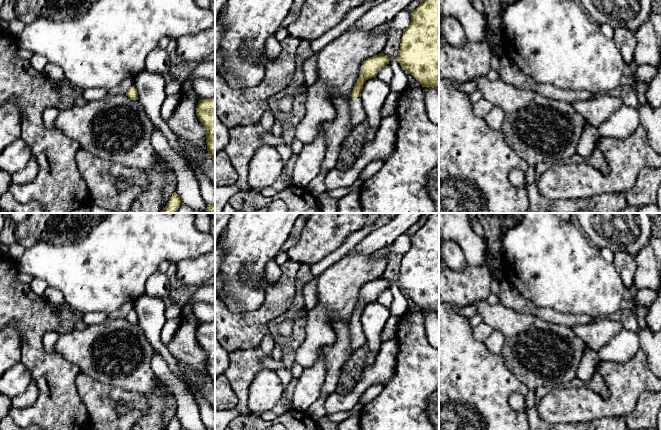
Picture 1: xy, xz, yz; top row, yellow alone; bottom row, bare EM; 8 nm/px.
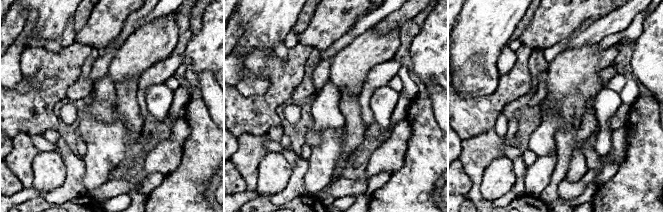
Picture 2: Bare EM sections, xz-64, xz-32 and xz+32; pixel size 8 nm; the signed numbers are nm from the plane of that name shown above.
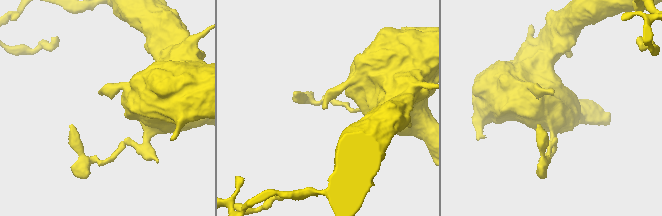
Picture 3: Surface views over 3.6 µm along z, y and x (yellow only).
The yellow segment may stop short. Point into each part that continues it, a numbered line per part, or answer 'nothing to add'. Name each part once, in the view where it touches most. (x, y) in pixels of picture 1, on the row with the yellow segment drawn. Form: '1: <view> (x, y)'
1: xz (358, 115)

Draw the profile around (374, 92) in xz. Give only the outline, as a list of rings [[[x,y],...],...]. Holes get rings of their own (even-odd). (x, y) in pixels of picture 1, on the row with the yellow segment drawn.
[[[373,77],[365,81],[361,91],[361,100],[368,124],[364,143],[371,142],[375,138],[376,132],[382,120],[380,110],[389,93],[389,84],[377,77]]]

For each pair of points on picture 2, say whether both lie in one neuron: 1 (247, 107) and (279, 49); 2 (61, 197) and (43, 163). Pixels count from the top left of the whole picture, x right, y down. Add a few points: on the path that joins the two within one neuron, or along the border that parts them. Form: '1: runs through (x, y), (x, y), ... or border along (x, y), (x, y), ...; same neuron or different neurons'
1: border along (274, 52), (282, 59), (288, 57); different neurons
2: border along (65, 166), (65, 180), (56, 188), (45, 193); different neurons

